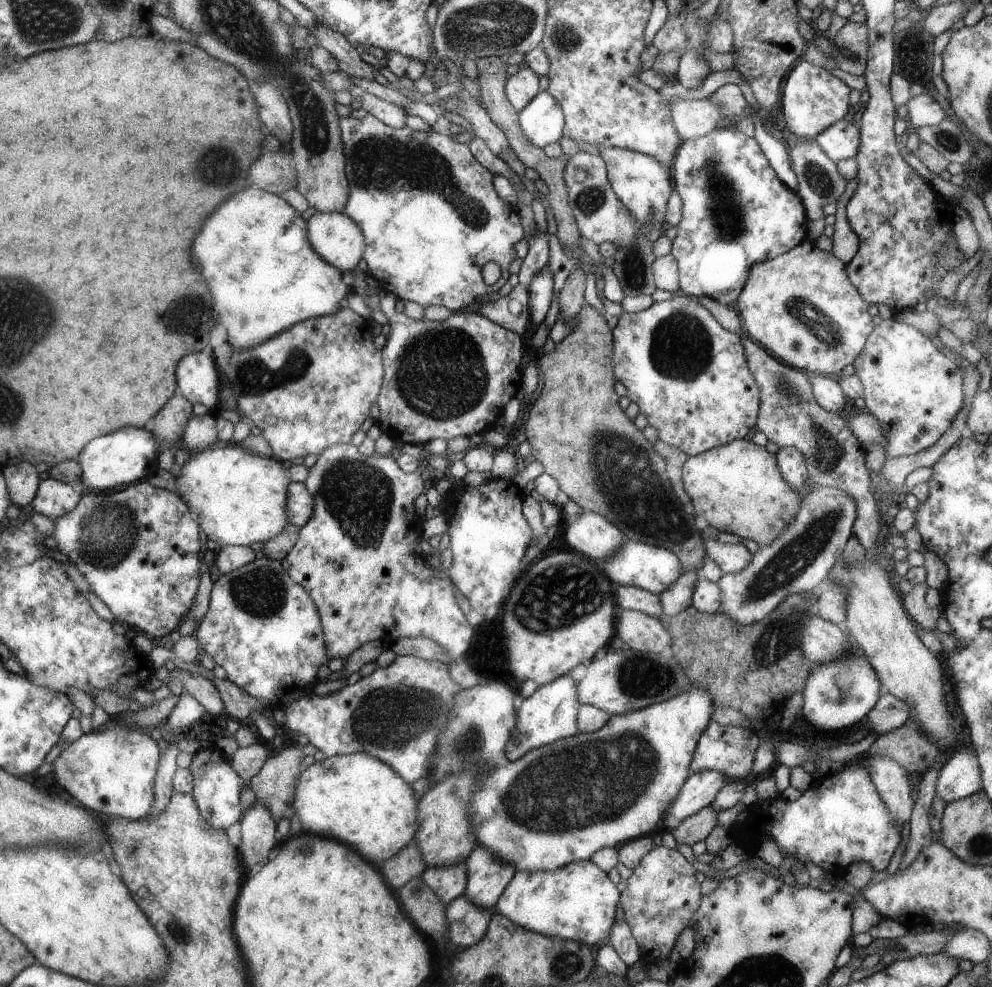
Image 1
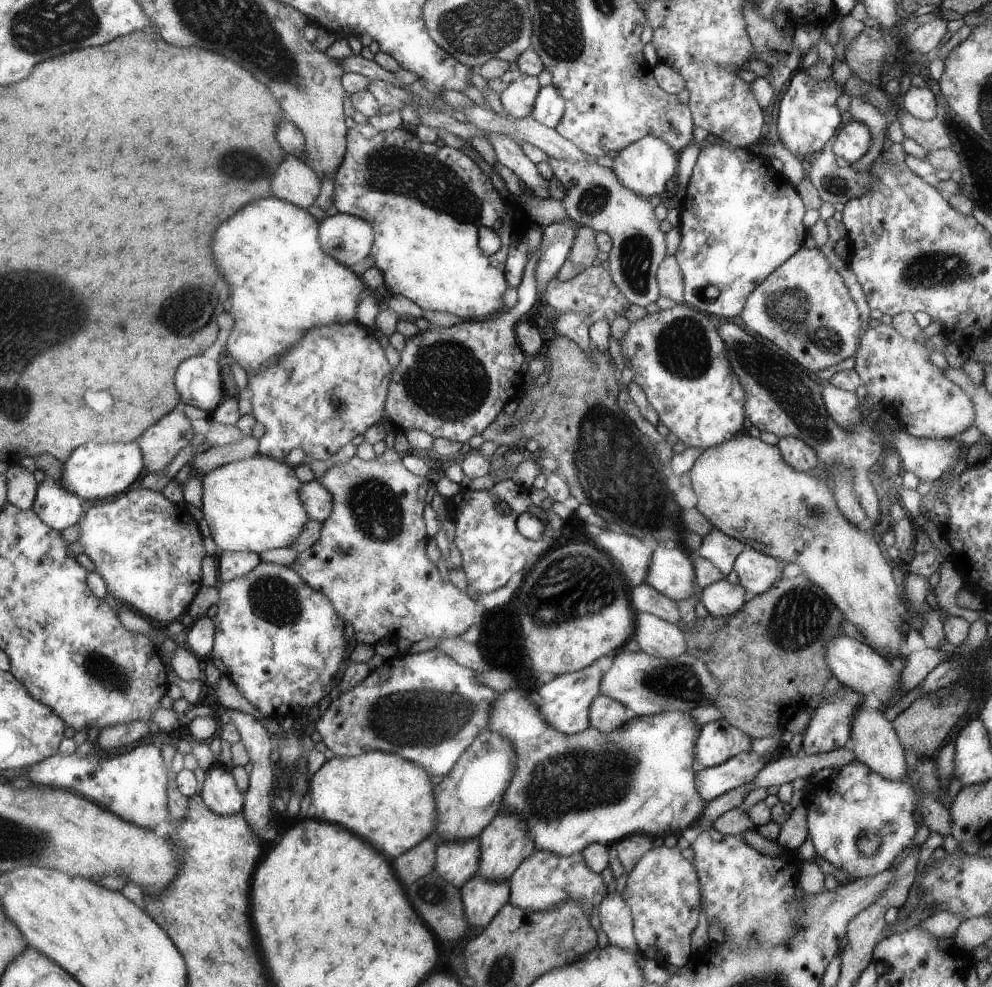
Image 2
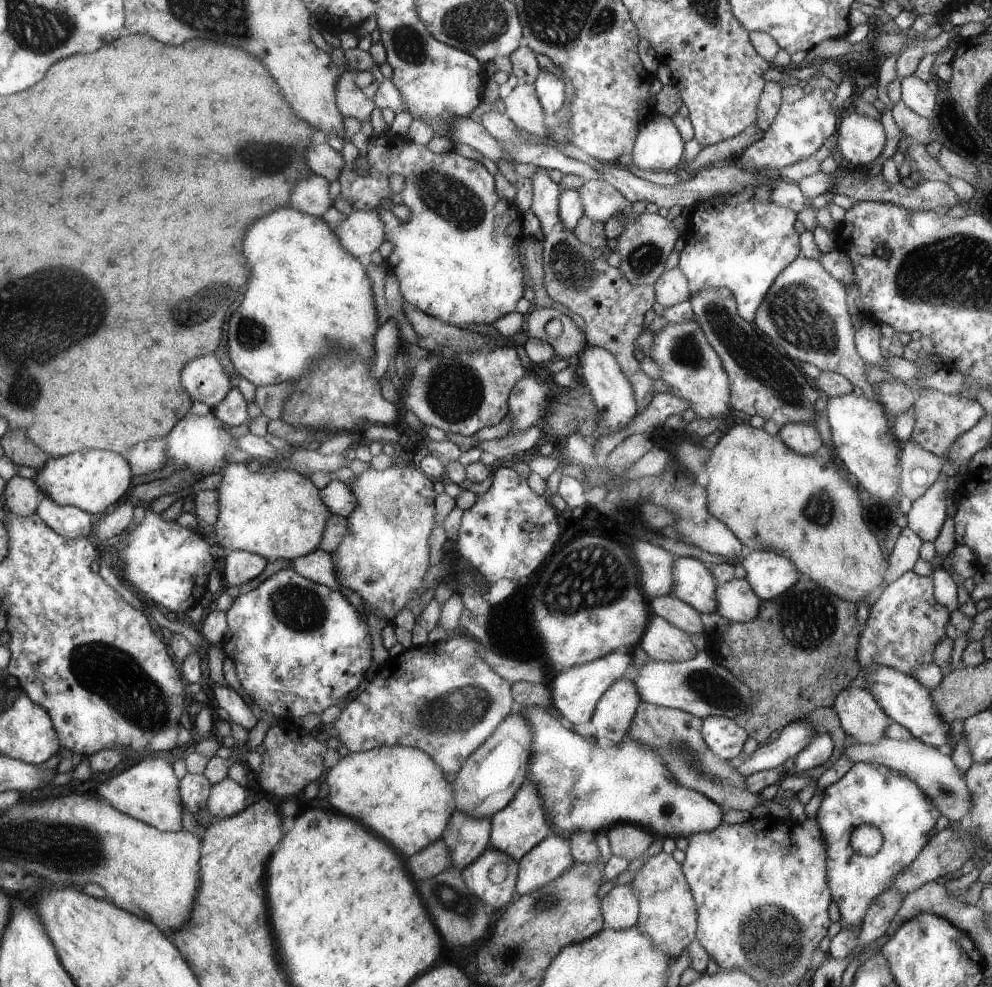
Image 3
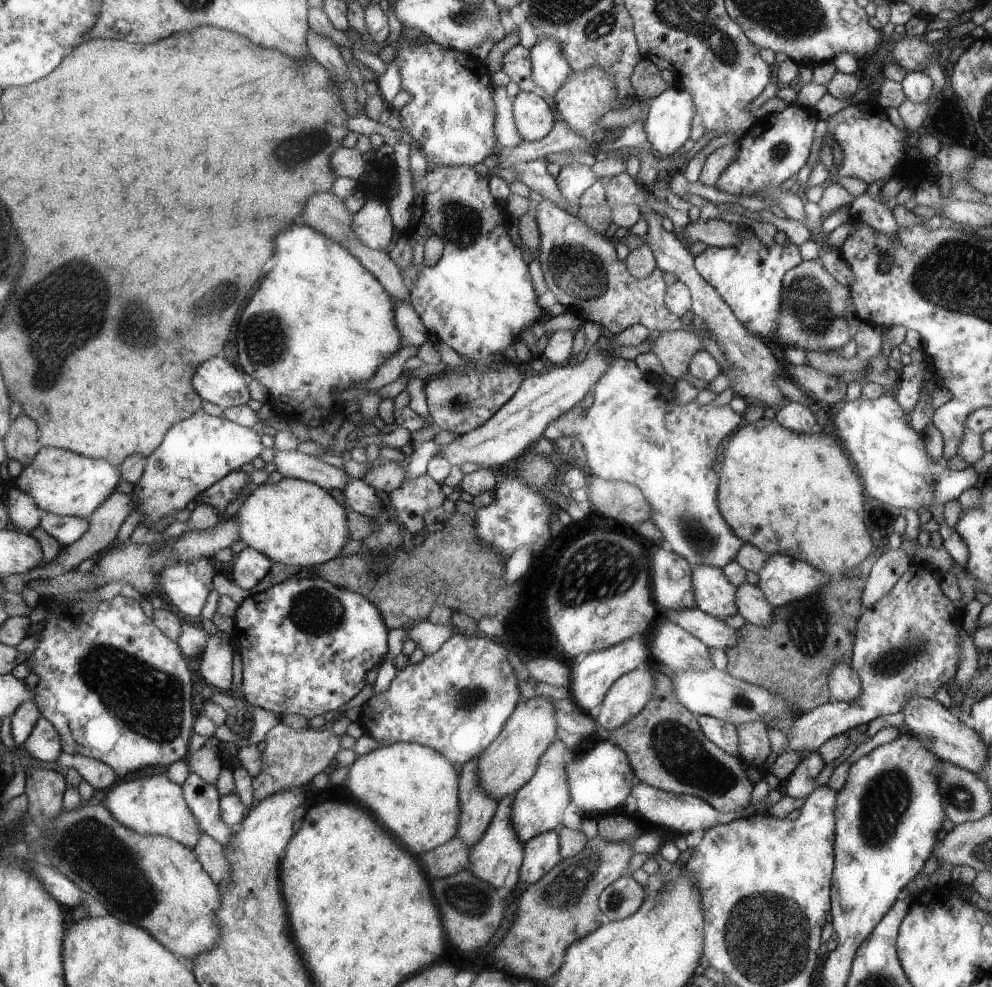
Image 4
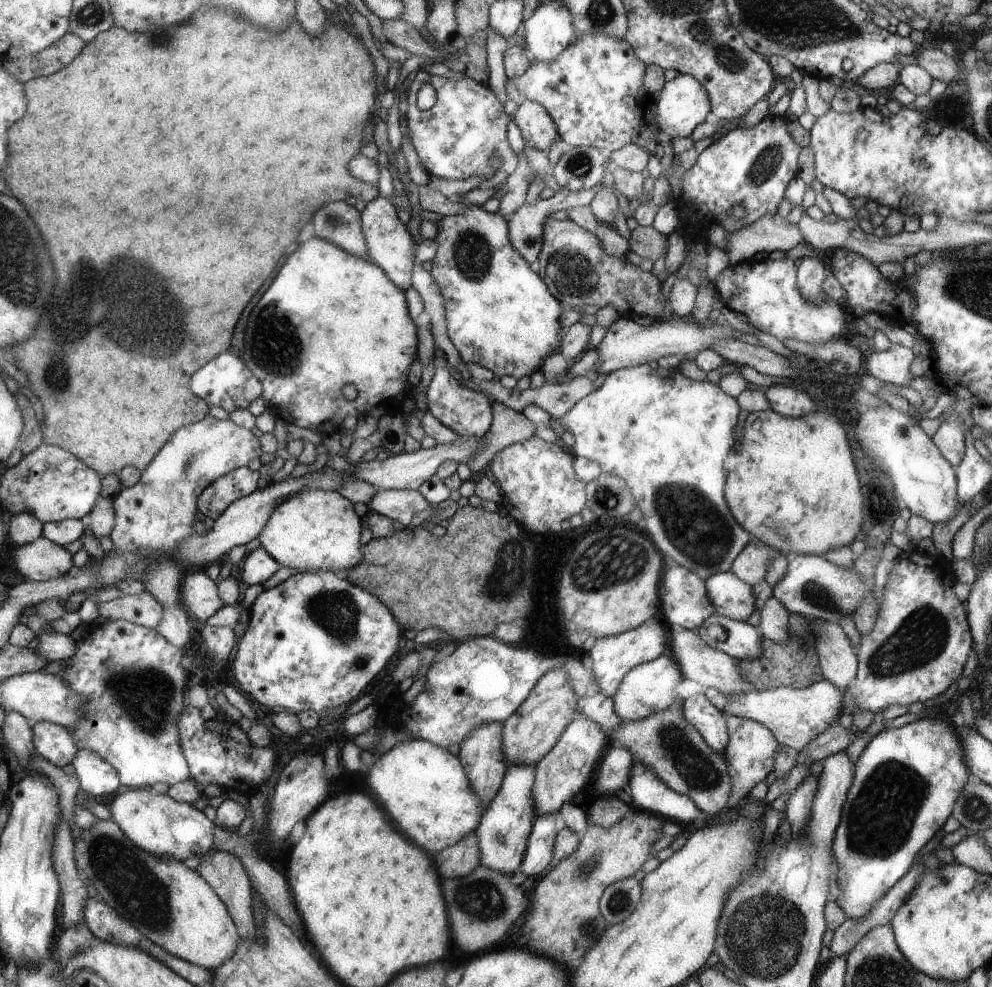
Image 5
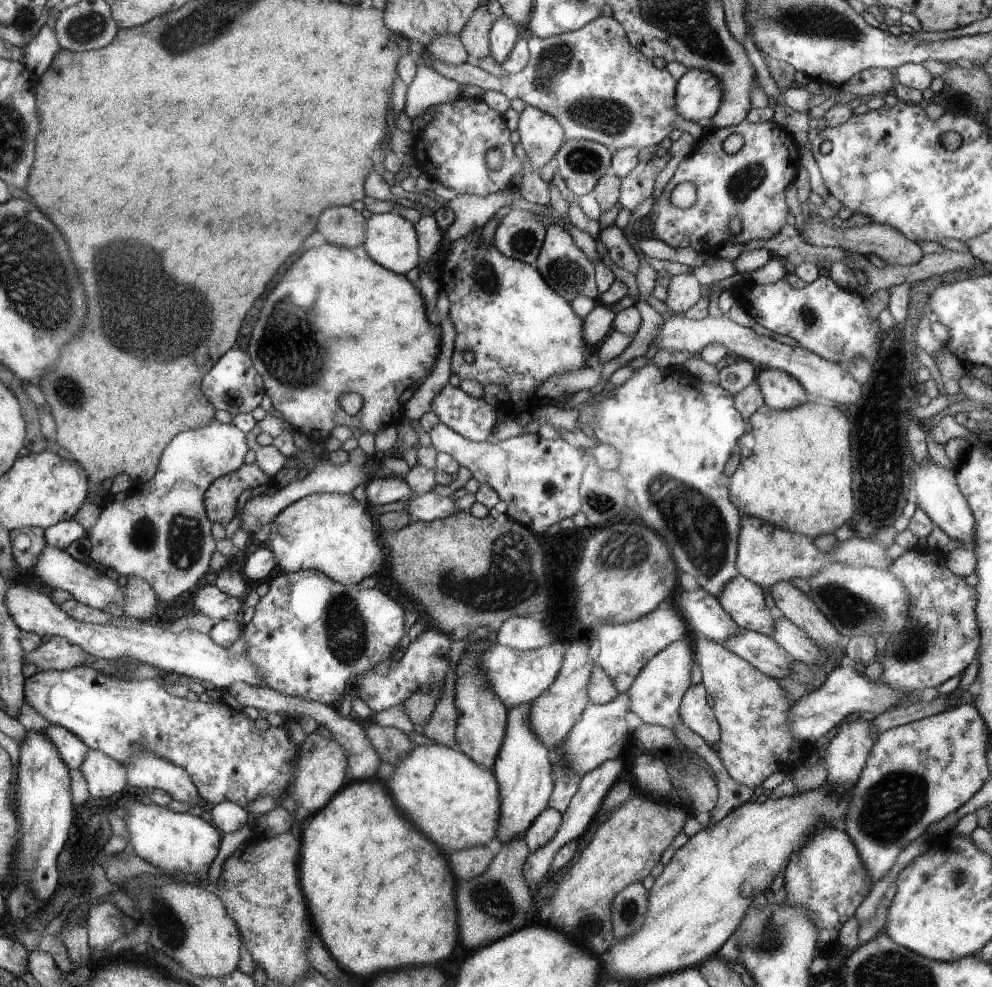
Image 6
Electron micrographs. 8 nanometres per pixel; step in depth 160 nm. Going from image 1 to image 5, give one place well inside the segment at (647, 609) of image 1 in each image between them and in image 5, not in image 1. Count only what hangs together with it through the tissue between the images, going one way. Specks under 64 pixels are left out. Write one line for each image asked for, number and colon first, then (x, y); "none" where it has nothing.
2: (646, 599)
3: (682, 615)
4: (714, 631)
5: (741, 640)

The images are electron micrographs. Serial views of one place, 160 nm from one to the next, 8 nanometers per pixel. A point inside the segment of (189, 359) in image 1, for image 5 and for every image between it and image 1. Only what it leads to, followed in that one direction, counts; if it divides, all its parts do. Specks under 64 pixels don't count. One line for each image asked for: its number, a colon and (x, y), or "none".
2: (198, 379)
3: (203, 378)
4: (216, 381)
5: (226, 381)

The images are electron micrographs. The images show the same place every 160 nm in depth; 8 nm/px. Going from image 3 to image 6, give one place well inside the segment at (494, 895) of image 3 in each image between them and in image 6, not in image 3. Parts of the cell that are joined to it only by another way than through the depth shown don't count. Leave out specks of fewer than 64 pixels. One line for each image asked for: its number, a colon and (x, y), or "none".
4: (497, 858)
5: (505, 828)
6: (524, 770)

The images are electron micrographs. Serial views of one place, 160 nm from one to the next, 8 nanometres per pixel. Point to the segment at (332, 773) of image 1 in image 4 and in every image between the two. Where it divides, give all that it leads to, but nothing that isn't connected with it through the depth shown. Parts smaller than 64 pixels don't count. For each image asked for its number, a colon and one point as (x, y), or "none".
2: (388, 799)
3: (399, 792)
4: (413, 789)

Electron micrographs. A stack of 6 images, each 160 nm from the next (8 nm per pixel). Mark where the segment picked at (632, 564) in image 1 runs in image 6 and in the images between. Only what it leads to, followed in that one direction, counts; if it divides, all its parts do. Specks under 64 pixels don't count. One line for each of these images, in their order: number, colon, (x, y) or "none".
2: (672, 572)
3: (695, 584)
4: (715, 593)
5: (732, 597)
6: (744, 600)

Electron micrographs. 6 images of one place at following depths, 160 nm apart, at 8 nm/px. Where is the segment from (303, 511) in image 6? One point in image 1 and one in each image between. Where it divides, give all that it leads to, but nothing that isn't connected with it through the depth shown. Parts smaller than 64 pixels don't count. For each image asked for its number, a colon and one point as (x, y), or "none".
1: (240, 498)
2: (253, 505)
3: (281, 515)
4: (295, 522)
5: (315, 530)

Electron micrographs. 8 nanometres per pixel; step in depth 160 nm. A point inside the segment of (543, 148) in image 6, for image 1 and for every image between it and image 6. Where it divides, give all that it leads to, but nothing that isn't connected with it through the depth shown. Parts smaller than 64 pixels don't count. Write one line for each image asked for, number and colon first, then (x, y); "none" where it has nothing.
1: (522, 86)
2: (518, 99)
3: (523, 106)
4: (533, 118)
5: (538, 128)

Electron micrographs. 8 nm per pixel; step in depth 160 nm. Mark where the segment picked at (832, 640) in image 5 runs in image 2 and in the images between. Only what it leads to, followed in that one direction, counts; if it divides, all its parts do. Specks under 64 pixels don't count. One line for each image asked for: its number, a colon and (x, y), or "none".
2: (874, 740)
3: (860, 716)
4: (845, 684)

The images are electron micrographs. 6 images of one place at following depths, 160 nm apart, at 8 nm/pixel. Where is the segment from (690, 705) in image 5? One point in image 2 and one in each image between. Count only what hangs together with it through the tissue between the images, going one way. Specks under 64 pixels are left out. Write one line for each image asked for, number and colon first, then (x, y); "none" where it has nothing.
2: (718, 740)
3: (725, 737)
4: (723, 734)

